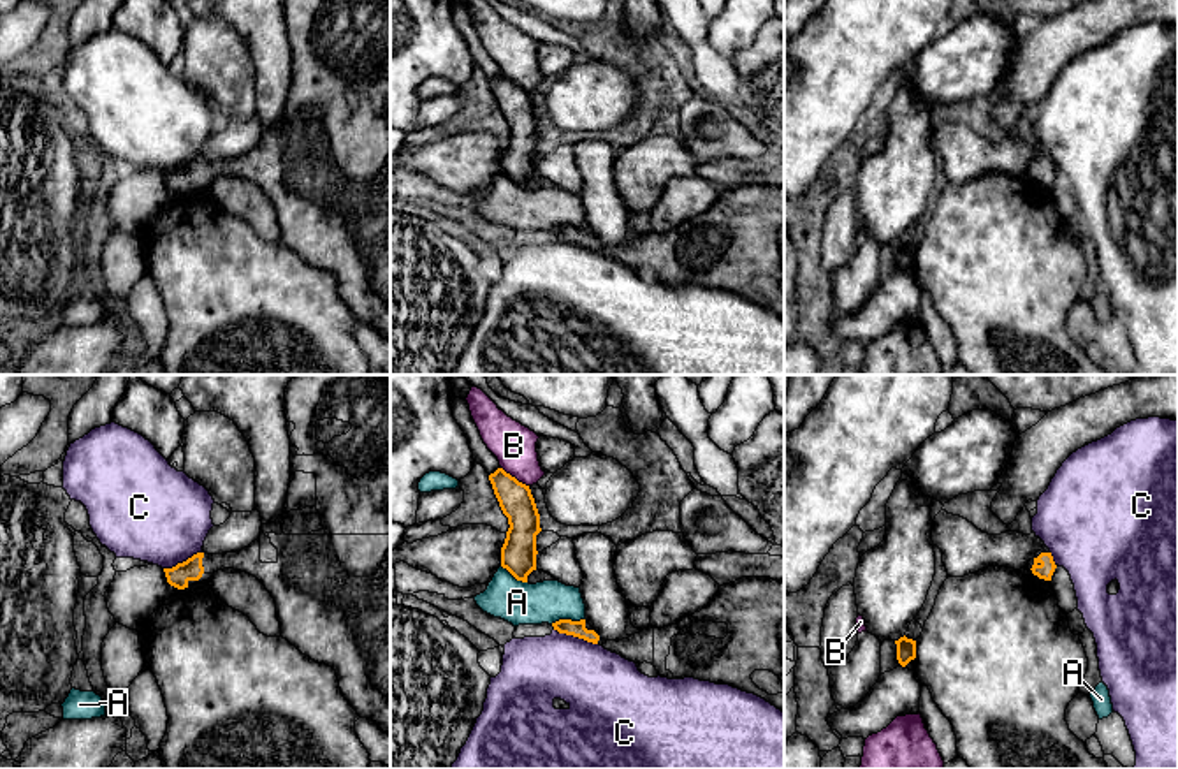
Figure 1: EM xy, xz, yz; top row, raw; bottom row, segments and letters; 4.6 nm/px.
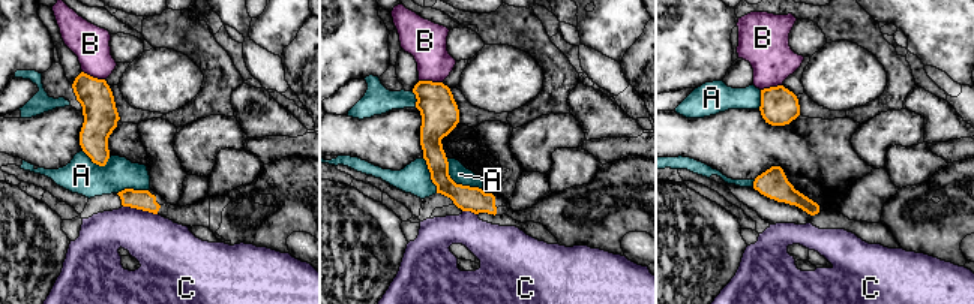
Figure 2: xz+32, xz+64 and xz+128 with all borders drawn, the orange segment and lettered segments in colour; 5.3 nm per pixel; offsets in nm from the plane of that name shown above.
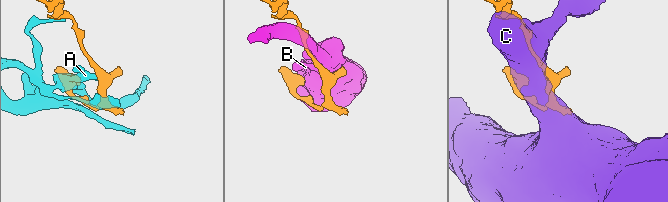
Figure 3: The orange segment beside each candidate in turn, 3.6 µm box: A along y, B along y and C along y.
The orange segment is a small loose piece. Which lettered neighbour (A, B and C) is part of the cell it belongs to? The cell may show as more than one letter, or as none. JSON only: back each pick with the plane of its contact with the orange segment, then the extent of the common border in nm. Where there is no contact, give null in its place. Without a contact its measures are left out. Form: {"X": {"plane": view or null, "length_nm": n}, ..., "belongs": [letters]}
{"belongs": []}

